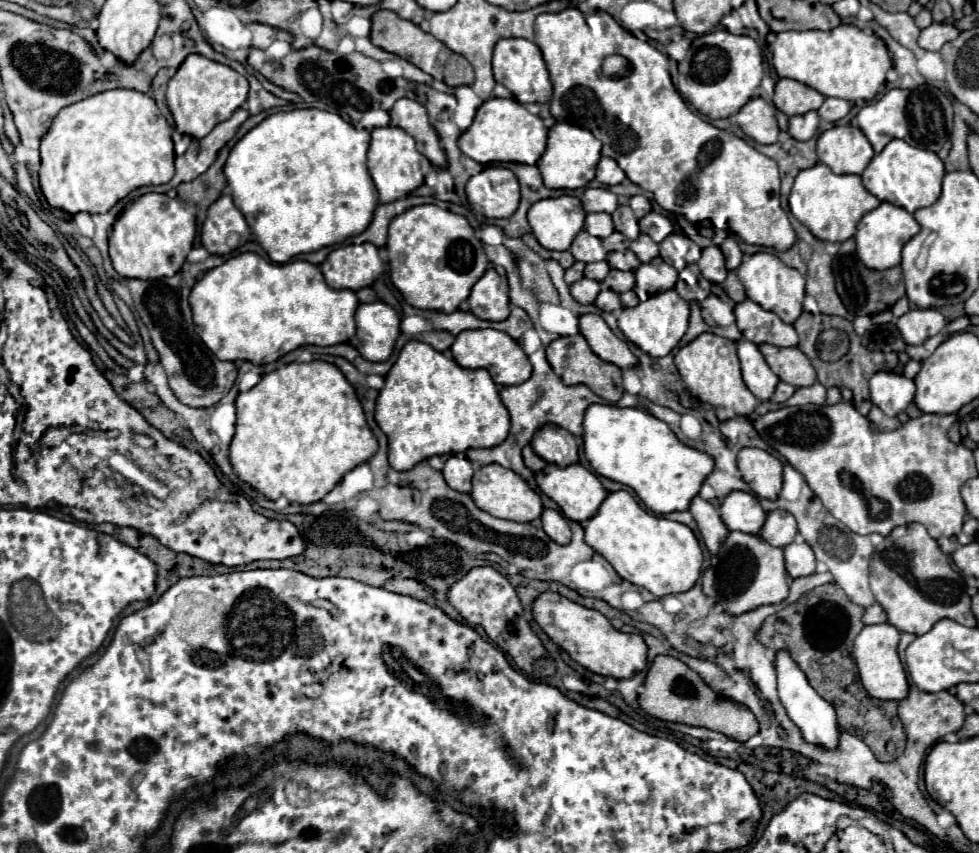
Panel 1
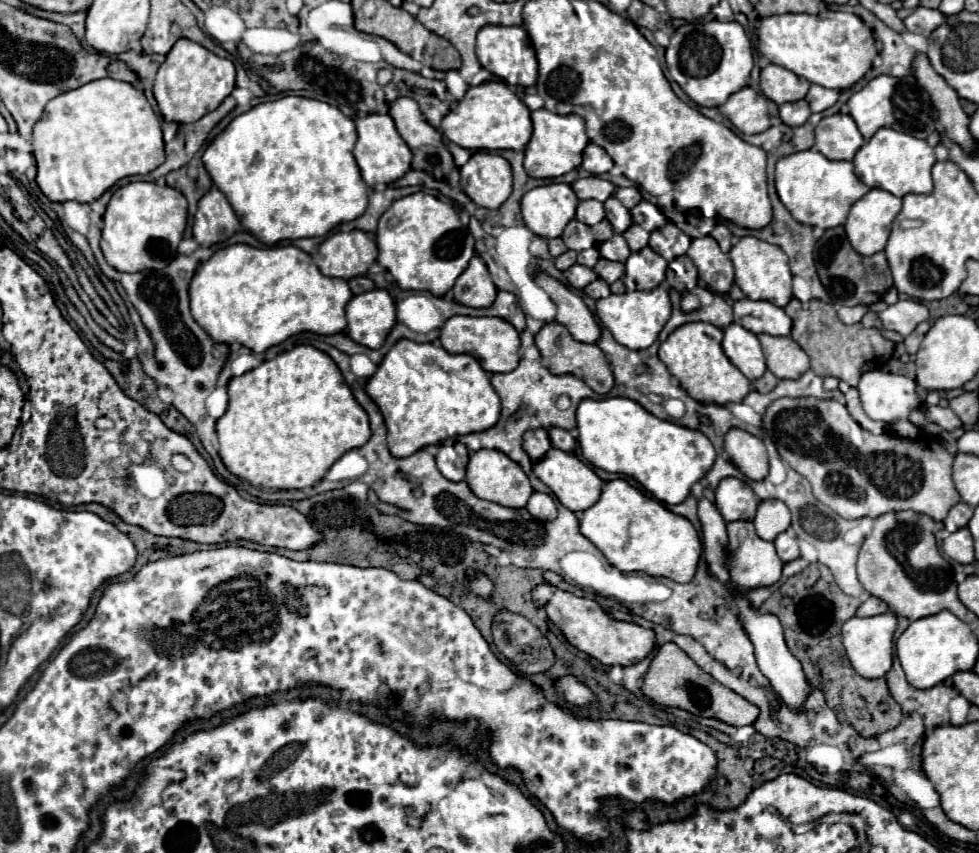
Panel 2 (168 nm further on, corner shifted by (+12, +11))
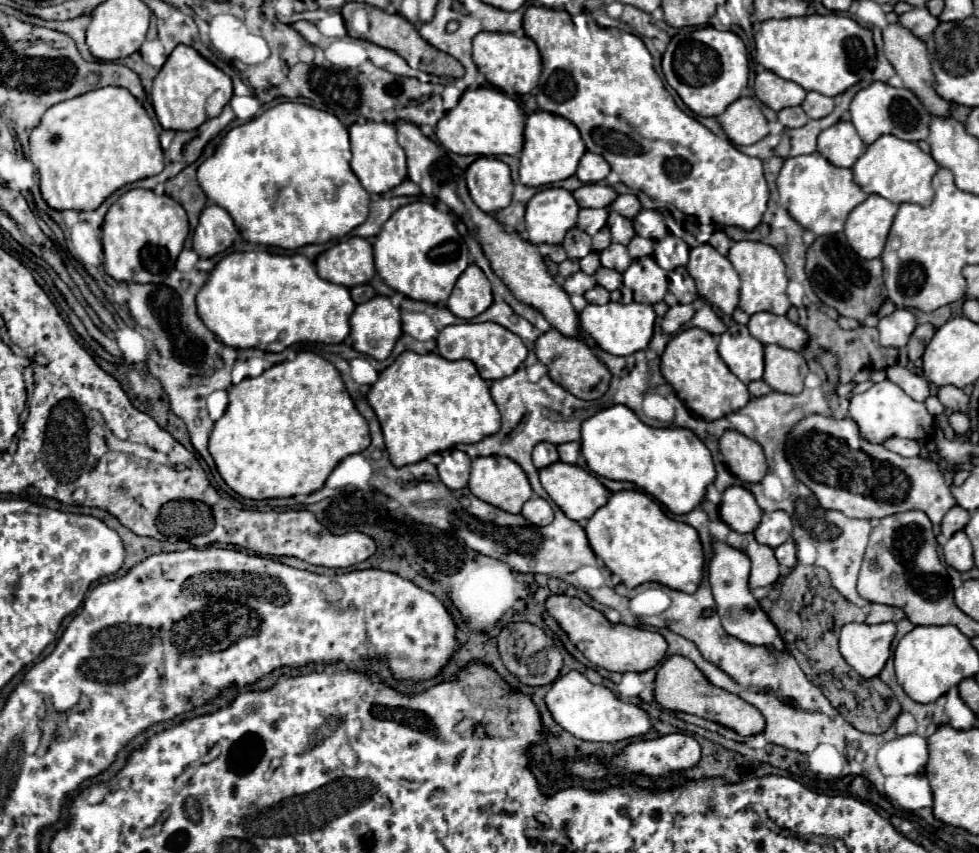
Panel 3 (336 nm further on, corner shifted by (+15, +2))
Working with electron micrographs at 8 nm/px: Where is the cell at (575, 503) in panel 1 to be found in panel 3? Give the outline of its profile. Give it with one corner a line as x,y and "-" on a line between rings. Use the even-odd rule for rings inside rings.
555,462
553,466
541,468
539,470
541,476
541,484
547,490
547,494
553,498
553,502
571,518
571,520
585,520
591,518
601,506
607,504
609,500
609,490
589,472
585,472
583,468
575,466
575,464
565,464
565,462

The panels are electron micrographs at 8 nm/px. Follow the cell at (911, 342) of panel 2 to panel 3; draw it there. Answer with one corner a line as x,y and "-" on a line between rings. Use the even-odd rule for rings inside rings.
919,324
915,328
915,332
911,334
909,344
907,344
907,352
909,352
909,360
911,362
915,362
915,360
919,360
923,356
925,348
931,342
931,338
933,338
935,332
937,332
937,328
933,324

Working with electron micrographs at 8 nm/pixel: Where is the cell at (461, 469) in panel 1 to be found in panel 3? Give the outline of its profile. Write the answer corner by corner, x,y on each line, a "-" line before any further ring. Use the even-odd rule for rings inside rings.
451,448
443,452
443,462
437,466
441,482
451,490
465,488
469,482
469,464
471,458
461,450

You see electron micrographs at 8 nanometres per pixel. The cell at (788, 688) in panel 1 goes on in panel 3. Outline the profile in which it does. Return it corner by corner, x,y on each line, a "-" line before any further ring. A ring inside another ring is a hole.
715,540
713,550
715,550
715,556
709,564
709,582
713,588
713,598
717,602
717,612
721,616
723,628
731,636
741,638
743,642
749,642
755,646
773,644
773,640
777,636
777,628
773,626
769,616
761,608
761,604
751,594
751,588
749,588
749,566
751,566
751,562
749,562
749,558
743,552
727,546
725,542
717,542
717,540

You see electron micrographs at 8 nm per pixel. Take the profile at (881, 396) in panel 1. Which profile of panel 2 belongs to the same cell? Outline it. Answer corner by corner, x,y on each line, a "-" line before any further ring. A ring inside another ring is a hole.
868,371
860,377
858,393
866,415
874,421
892,423
898,419
908,419
912,407
918,407
916,381
904,375

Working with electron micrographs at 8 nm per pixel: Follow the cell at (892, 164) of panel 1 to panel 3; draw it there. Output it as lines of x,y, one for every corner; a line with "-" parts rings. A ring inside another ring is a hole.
885,134
865,150
865,154
853,164
851,170
853,170
853,180
867,194
879,194
895,204
913,202
919,206
929,206
933,200
931,178
935,176
939,166
931,158
931,154
923,152
915,142
907,142
893,134

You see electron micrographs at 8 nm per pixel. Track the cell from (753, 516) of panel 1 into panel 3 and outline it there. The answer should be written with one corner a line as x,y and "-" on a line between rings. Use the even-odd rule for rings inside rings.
729,486
723,492
723,502
719,506
721,520
735,532
753,532
763,516
763,510
755,502
755,496
743,486

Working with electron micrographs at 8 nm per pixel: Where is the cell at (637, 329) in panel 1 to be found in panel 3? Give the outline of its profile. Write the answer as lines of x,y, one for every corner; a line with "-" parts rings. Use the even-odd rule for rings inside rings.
609,302
603,306
587,304
579,312
579,324
605,352
615,354
615,356
631,356
633,352
647,348
647,344
653,336
655,312
649,304
639,304
639,302
631,302
631,304

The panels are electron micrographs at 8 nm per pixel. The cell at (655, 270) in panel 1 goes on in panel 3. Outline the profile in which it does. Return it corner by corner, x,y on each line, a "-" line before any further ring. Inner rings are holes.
653,256
633,260
623,274
623,282
633,290
633,300
641,304
657,304
667,294
667,272
657,266

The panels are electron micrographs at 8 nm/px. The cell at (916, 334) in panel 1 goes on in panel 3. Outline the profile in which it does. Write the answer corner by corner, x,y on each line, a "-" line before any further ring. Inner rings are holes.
895,310
893,314
885,316
879,320
879,342
881,346
889,346
889,348
903,348
909,340
909,336
913,334
917,322
915,316
909,310

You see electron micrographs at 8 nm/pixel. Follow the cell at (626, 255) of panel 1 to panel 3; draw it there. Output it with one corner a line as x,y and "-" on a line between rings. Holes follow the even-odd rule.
611,244
609,250
601,252
601,264
605,268
613,268
617,272
625,272
631,262
633,262
633,258
629,256
629,252
627,252
627,248
623,244

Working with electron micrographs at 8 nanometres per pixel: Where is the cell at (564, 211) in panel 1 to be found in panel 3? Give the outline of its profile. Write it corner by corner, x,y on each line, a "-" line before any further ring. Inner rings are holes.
565,188
537,192
527,206
527,240
533,244
561,244
567,230
577,224
579,206

